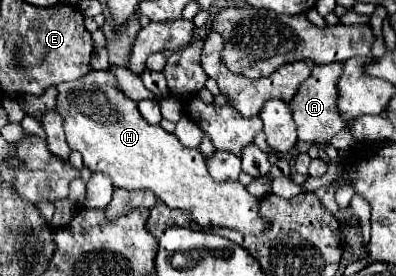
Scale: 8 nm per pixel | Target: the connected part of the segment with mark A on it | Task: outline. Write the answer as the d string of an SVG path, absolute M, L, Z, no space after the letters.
M341 62L335 64L325 64L325 66L315 66L311 76L299 86L297 94L293 96L293 100L289 102L291 110L293 110L293 118L297 124L297 132L299 132L299 140L305 140L308 143L324 143L327 144L337 132L341 132L341 128L345 126L343 118L339 116L337 108L335 108L335 98L337 98L337 78L341 76Z

